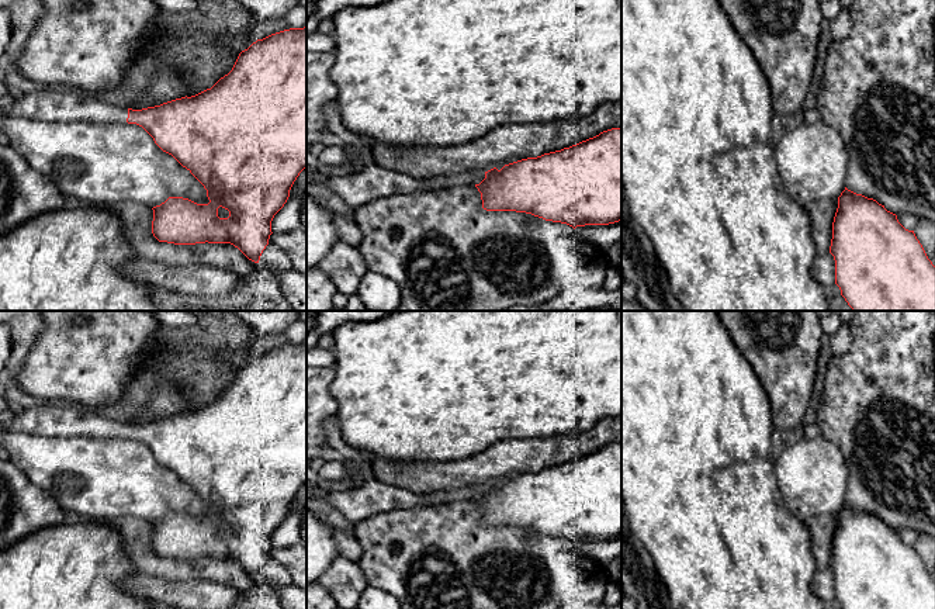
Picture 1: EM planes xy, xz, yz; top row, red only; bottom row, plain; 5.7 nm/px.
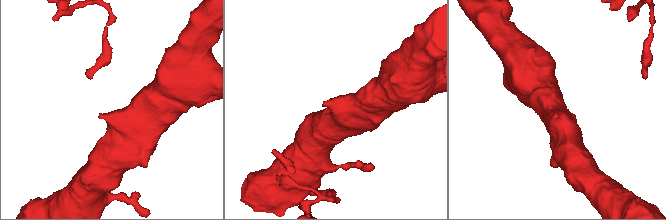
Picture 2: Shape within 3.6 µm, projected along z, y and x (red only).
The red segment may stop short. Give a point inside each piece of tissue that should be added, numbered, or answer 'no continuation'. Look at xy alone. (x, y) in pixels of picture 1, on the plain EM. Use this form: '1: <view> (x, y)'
1: xy (44, 419)

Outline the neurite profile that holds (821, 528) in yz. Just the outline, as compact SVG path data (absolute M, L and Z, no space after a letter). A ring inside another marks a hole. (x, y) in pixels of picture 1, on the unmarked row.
M838 513L817 515L804 522L811 540L811 551L817 571L830 568L832 537L838 523Z

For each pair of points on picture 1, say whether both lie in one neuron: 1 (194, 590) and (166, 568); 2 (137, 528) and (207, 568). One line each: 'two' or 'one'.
1: two
2: one

